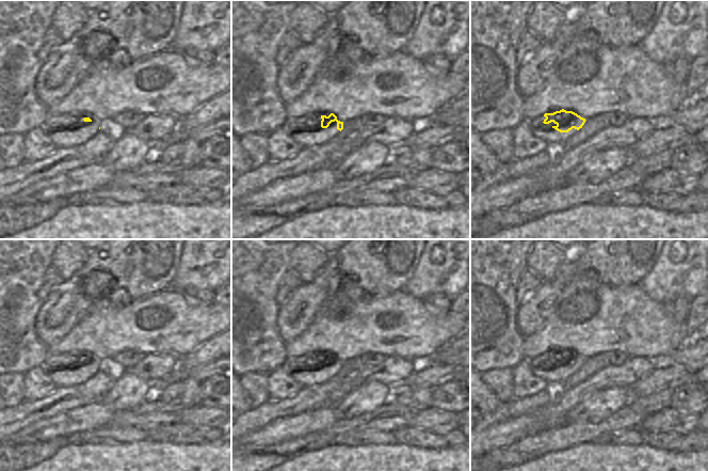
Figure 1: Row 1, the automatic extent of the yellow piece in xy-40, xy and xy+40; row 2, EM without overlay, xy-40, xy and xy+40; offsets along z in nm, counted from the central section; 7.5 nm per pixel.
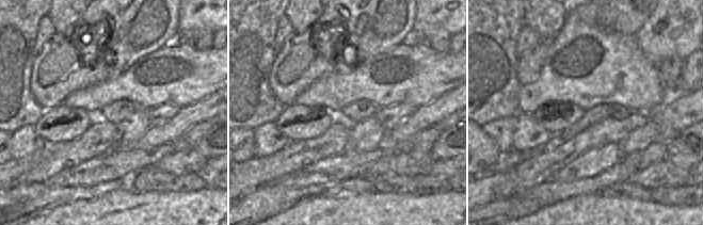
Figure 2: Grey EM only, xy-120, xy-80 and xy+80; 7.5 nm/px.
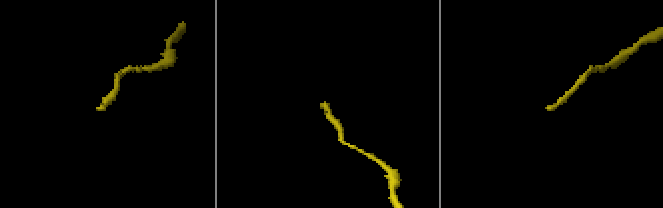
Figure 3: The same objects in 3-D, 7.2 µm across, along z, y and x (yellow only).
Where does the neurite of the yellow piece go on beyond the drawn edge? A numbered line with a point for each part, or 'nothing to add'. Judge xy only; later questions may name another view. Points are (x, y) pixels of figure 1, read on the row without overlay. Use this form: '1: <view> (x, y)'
1: xy (306, 370)

